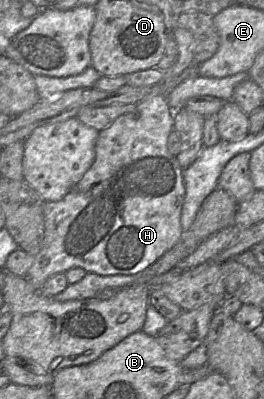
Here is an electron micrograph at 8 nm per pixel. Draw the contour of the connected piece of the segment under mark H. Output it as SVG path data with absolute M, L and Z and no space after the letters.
M178 27L173 31L178 56L174 64L164 71L164 79L158 86L158 91L150 93L134 110L120 116L100 131L96 142L96 158L90 169L62 200L45 203L44 238L26 275L34 288L41 289L51 276L76 267L99 275L140 274L180 240L183 233L181 210L185 197L184 169L168 149L168 138L174 130L175 111L168 103L166 83L197 63L193 54L194 40L191 32Z

